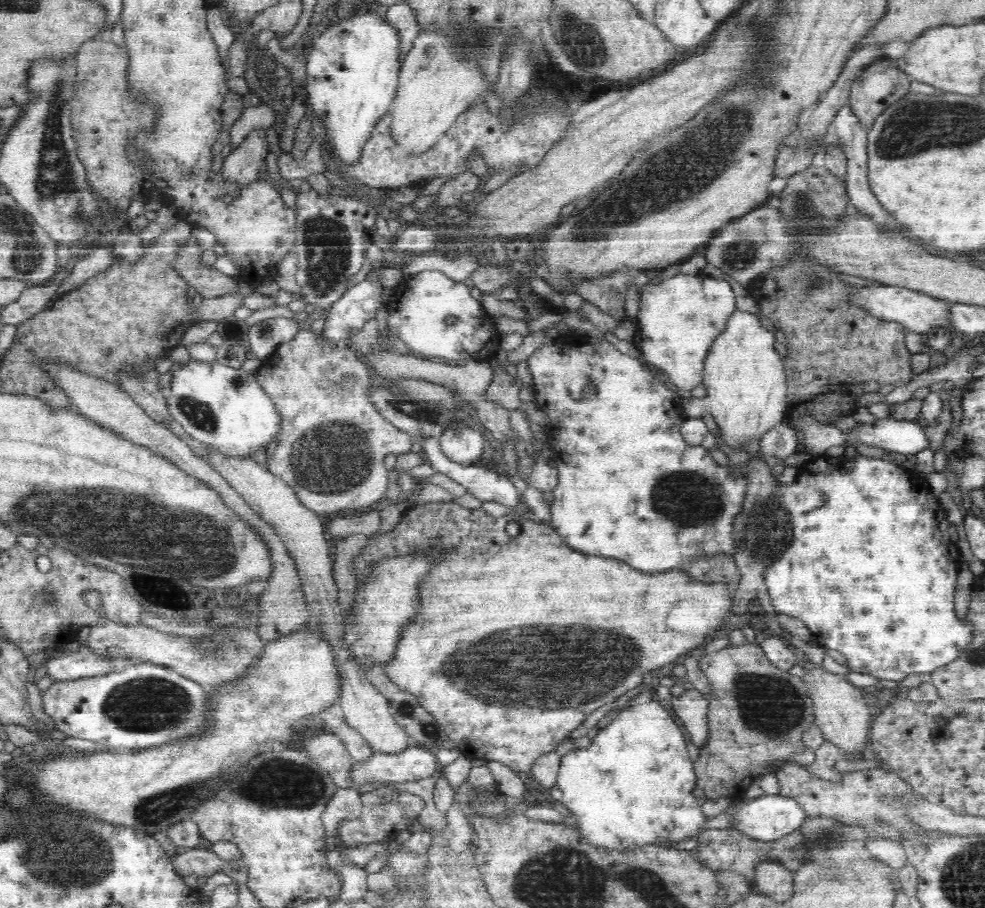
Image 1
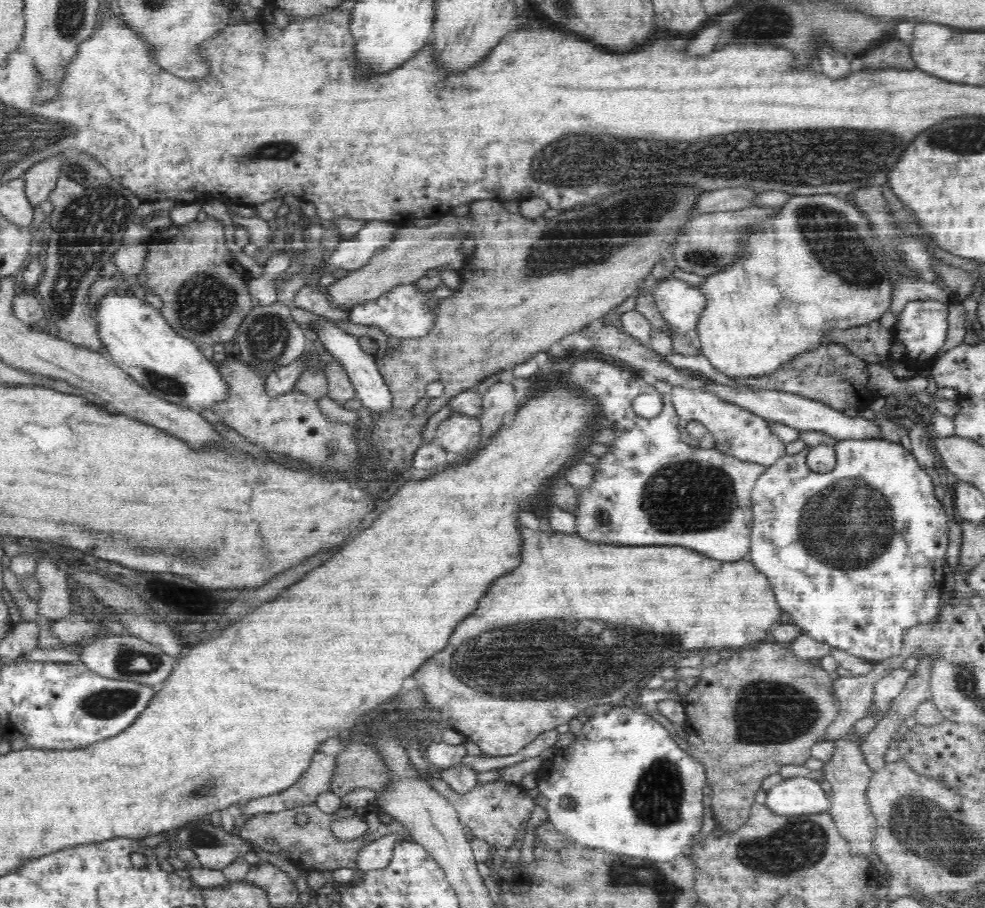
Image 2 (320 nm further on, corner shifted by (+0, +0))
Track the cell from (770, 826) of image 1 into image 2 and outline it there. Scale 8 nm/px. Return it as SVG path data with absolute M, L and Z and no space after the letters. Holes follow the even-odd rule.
M806 777L783 779L767 790L765 803L774 814L787 817L828 812L830 808L820 783Z

